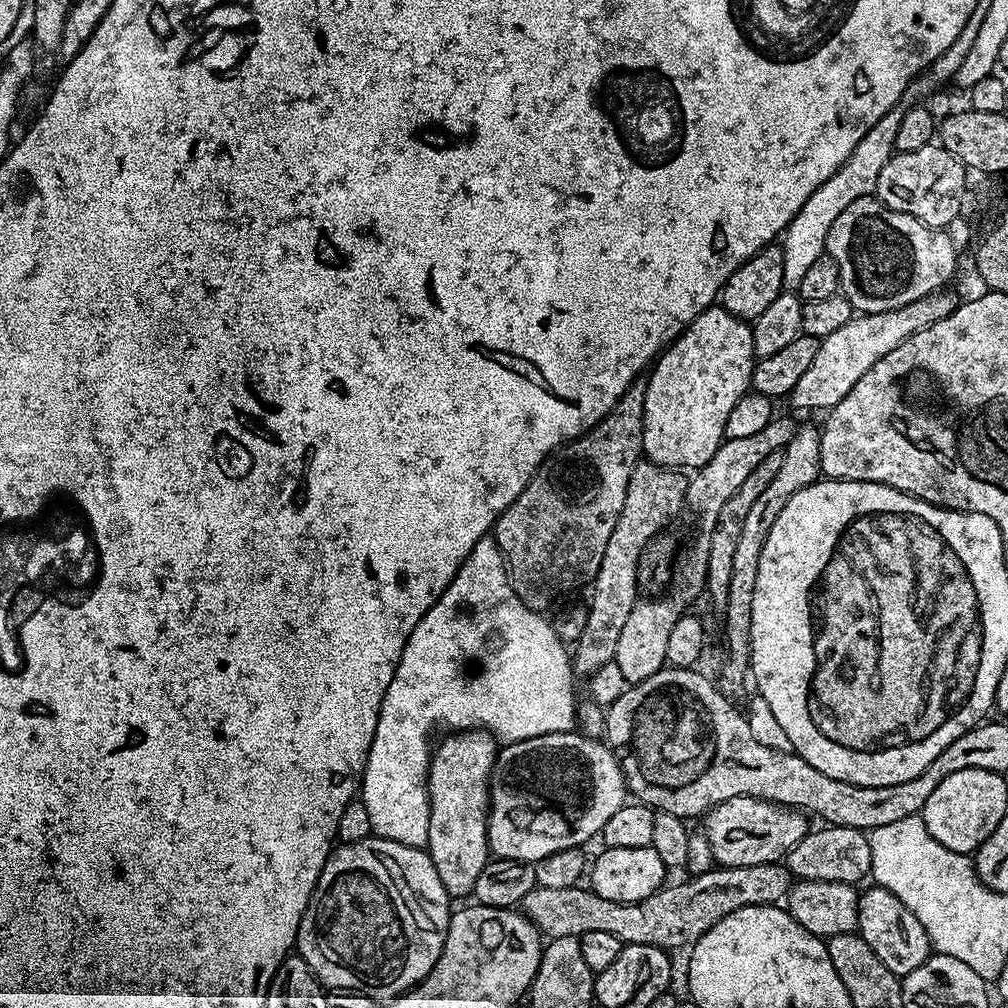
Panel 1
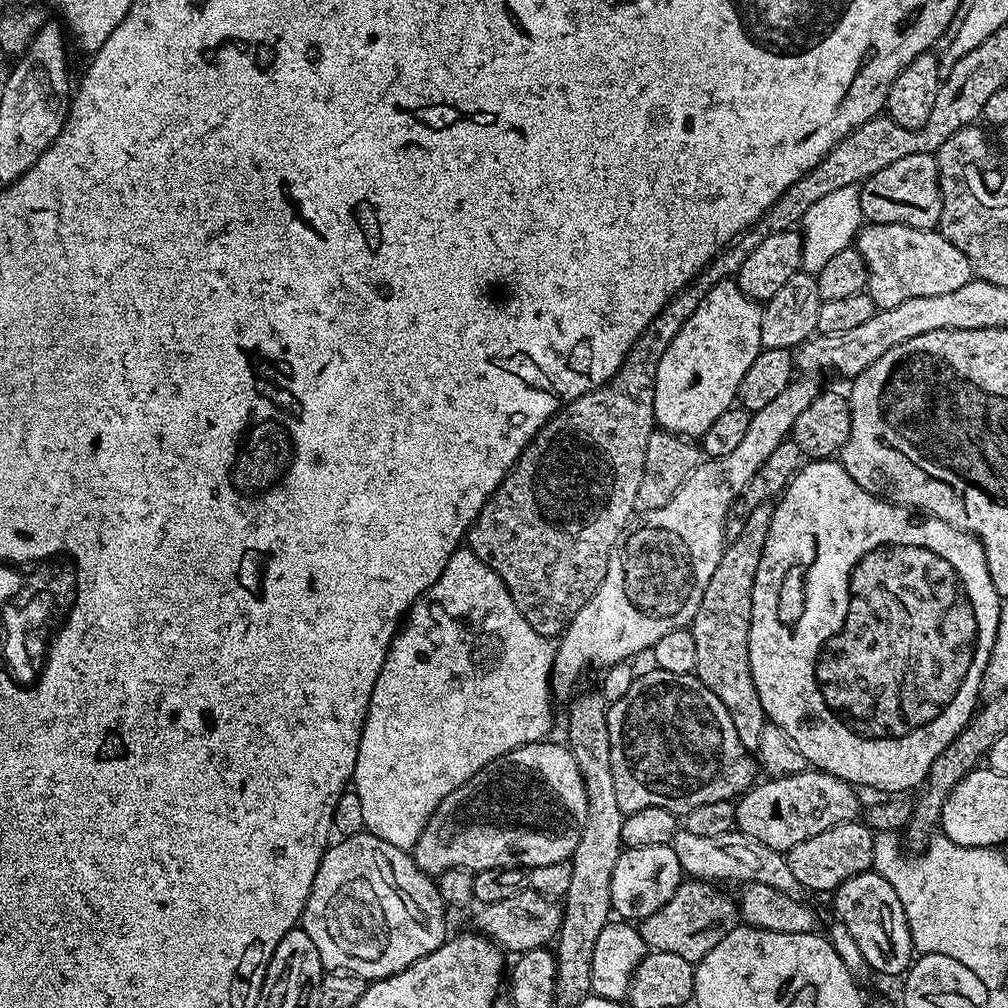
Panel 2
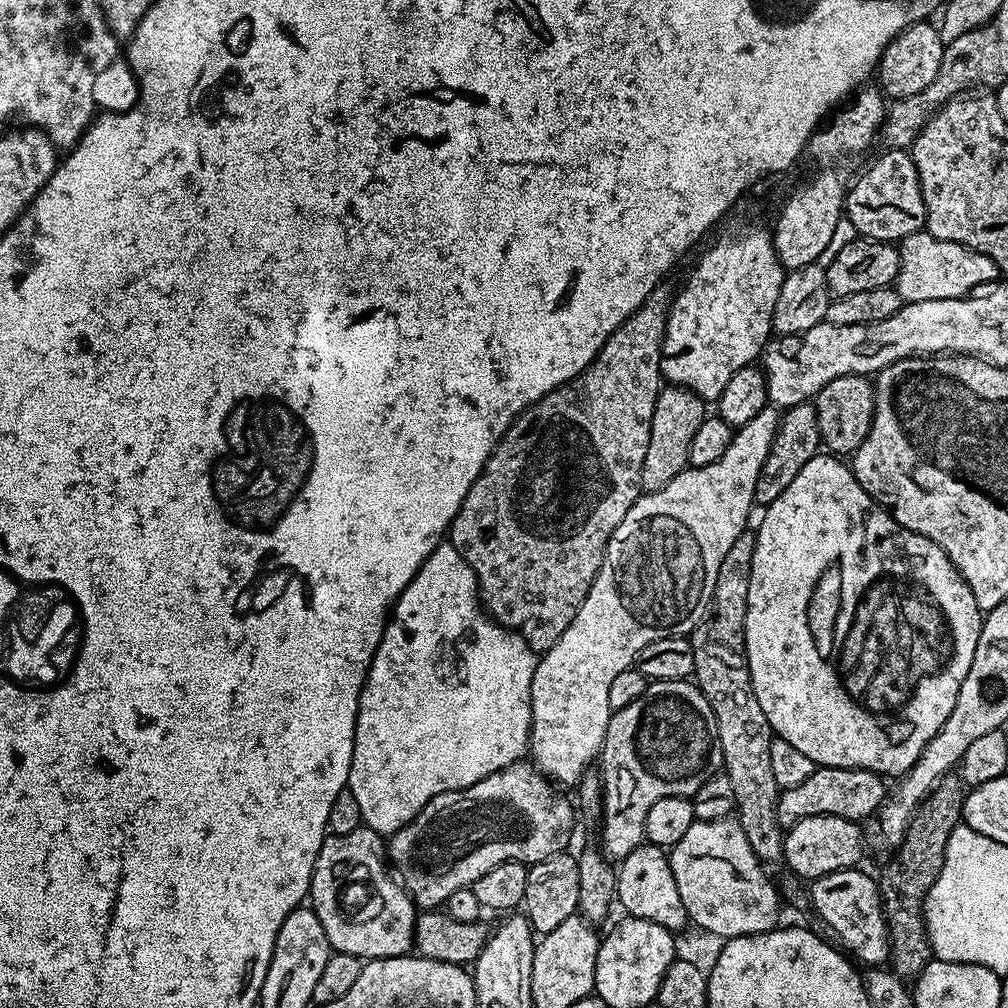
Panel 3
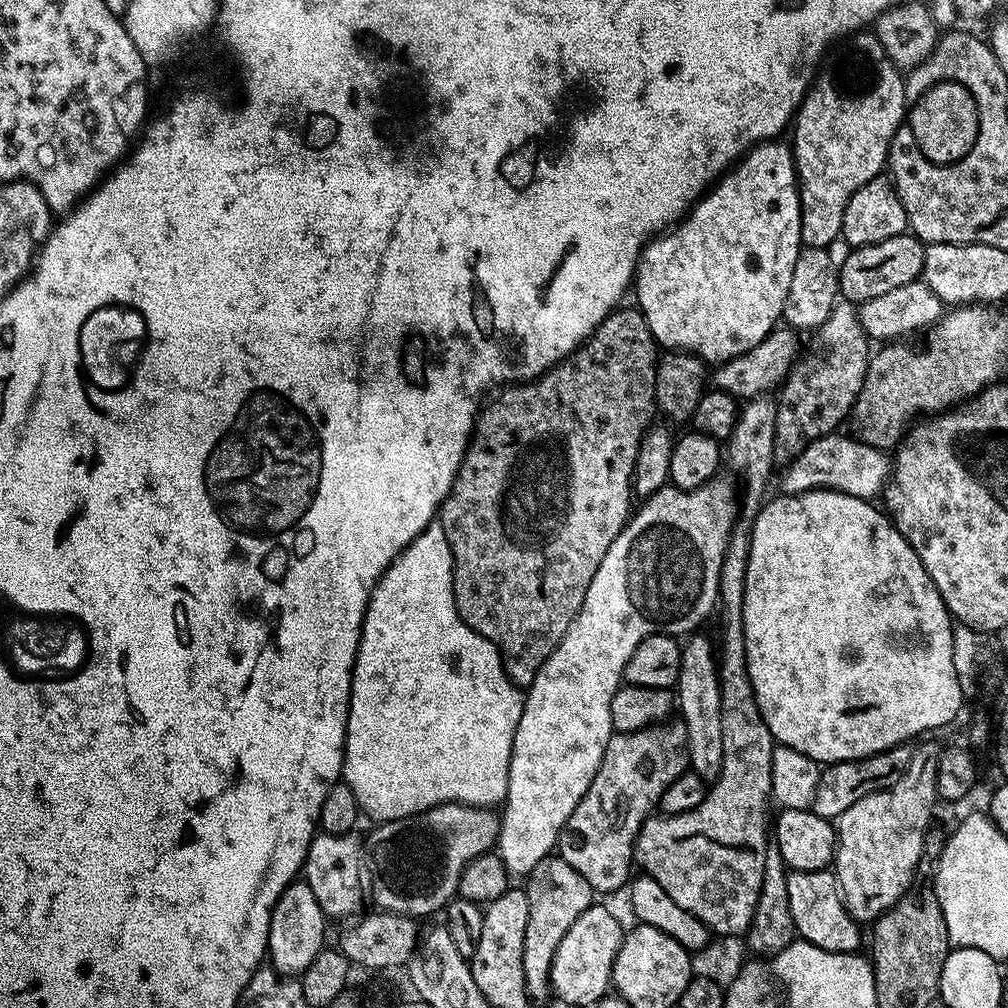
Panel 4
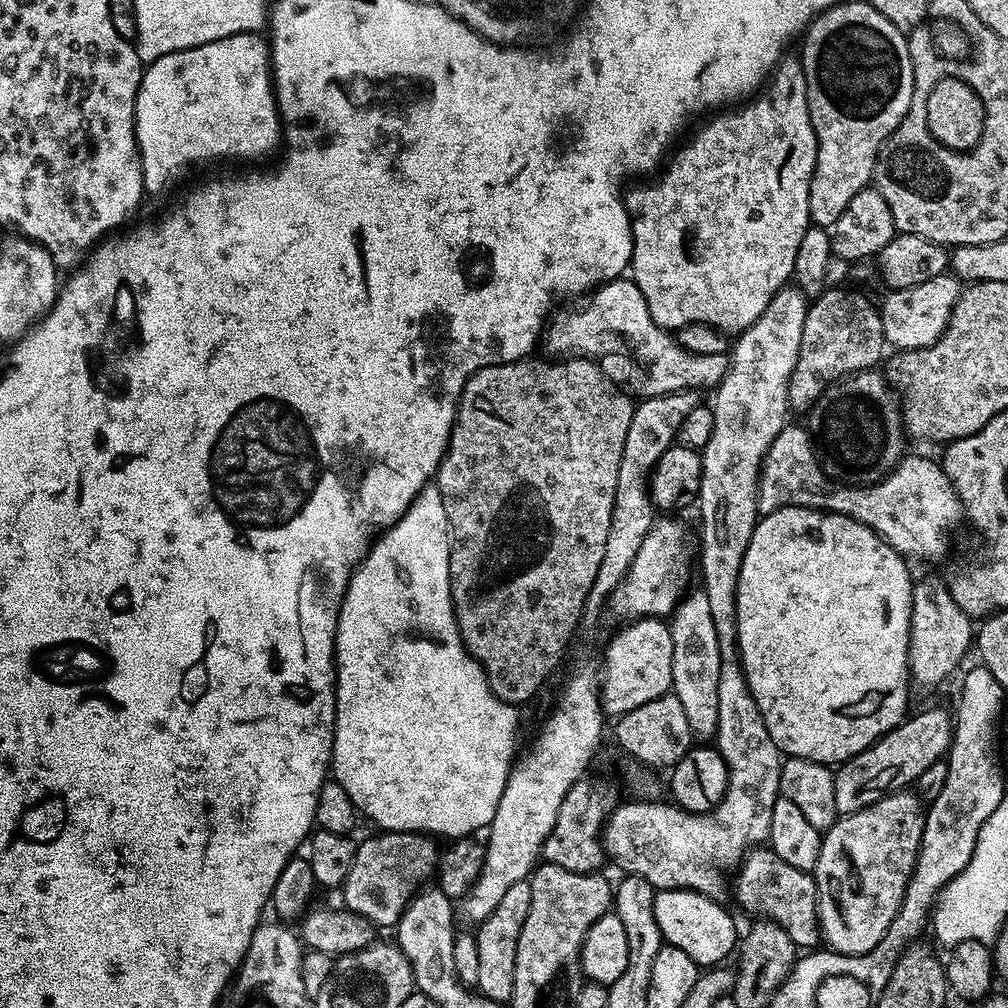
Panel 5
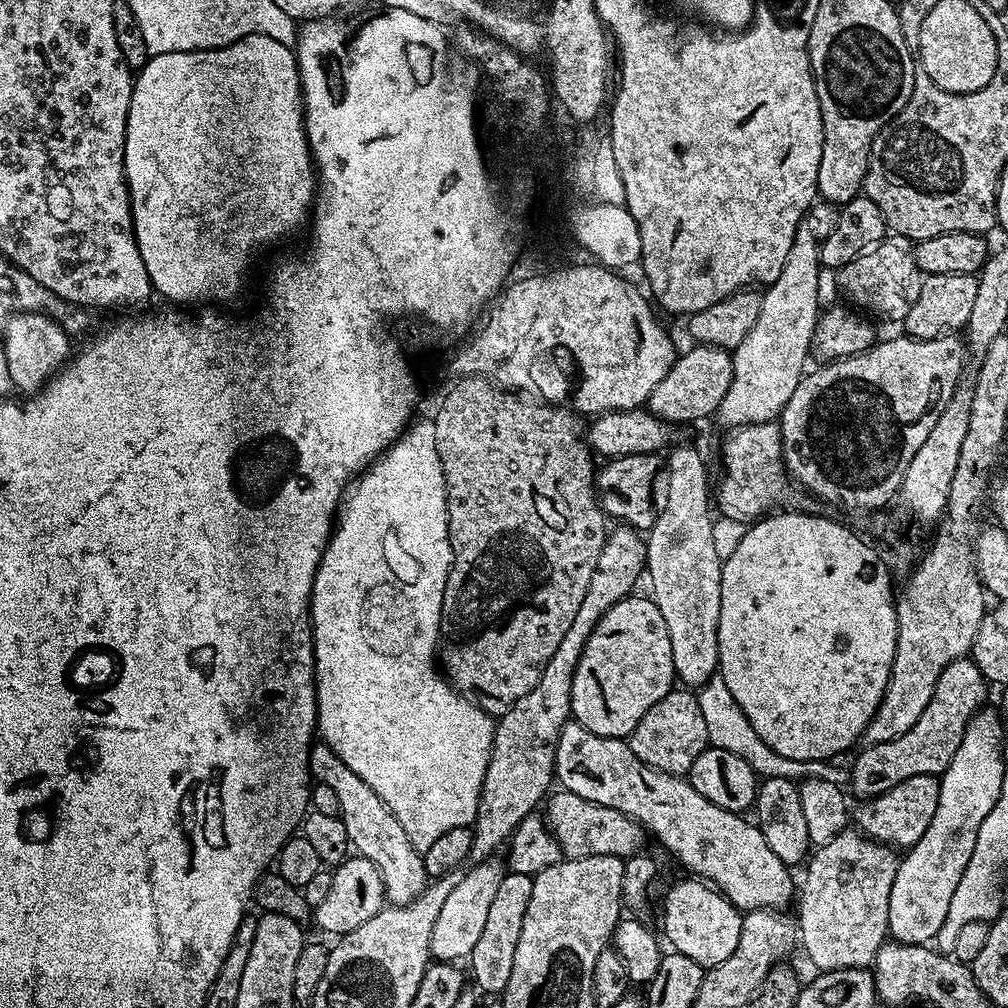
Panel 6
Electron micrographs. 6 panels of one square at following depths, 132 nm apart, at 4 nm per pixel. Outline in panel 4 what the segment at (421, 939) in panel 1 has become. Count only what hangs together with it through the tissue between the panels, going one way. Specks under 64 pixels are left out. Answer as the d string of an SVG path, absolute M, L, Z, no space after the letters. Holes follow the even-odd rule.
M320 832L312 837L302 876L310 890L314 890L314 898L318 898L318 906L322 906L325 917L347 921L361 911L359 908L364 904L364 896L366 900L366 888L360 885L360 860L362 864L362 840L356 834L335 836Z

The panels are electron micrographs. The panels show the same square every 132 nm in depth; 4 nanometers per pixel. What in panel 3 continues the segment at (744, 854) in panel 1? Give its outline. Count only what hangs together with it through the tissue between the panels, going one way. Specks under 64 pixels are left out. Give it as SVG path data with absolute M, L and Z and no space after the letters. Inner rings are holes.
M817 767L816 772L810 774L810 778L806 778L806 782L802 782L802 786L794 786L781 791L780 801L776 803L776 813L780 815L780 823L784 826L791 826L802 818L810 818L811 816L837 816L838 818L864 822L867 816L875 817L879 813L880 805L886 799L884 784L886 784L885 777L865 768Z

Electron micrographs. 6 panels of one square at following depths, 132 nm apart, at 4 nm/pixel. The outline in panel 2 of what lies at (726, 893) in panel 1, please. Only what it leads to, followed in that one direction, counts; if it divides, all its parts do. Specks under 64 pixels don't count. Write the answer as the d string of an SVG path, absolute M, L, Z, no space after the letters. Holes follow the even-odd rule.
M688 878L680 883L678 890L674 890L674 898L670 898L670 902L666 902L666 906L662 906L662 910L654 910L654 914L650 914L650 918L639 921L638 927L644 939L645 949L666 954L678 954L678 958L686 958L693 962L710 954L710 950L714 950L714 946L718 946L718 942L722 942L722 938L726 938L726 934L730 934L730 930L738 927L742 920L737 901L731 900L720 888L723 887L707 880ZM526 886L518 894L510 894L510 898L502 898L502 902L485 904L479 910L475 931L499 944L501 949L512 951L512 954L548 948L555 941L564 917L564 909L555 899L535 892L531 886Z

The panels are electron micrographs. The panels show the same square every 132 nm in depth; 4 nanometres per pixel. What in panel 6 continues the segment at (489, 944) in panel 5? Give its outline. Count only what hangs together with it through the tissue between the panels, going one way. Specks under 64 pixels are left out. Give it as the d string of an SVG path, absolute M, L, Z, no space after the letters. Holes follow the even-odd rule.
M508 872L502 878L502 886L498 886L494 894L494 902L486 917L486 926L470 957L472 976L477 984L475 987L481 993L484 991L502 994L506 990L506 982L510 982L510 970L514 970L514 949L518 946L518 934L522 934L522 922L526 918L531 889L531 876Z

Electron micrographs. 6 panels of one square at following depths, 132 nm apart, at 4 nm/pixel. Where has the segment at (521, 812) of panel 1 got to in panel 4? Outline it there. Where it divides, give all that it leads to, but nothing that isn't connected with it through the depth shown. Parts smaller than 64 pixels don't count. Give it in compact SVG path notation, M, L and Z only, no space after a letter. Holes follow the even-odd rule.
M439 804L433 808L426 809L425 812L419 812L417 816L407 816L406 818L398 818L397 820L383 821L376 829L369 834L368 840L366 836L366 860L372 863L372 888L370 884L370 896L376 899L375 907L386 912L397 912L403 916L411 916L413 918L421 918L420 916L428 916L431 912L439 913L441 909L447 905L448 901L457 895L456 887L462 876L462 870L466 868L468 863L474 858L478 858L483 852L493 851L494 845L500 839L500 816L495 813L492 808L475 808L469 804Z

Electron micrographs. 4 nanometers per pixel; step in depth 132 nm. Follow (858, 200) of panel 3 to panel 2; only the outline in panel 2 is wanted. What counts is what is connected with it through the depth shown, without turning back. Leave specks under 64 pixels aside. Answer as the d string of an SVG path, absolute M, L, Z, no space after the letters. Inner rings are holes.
M909 154L898 162L890 162L886 170L878 170L859 185L862 214L869 224L905 224L915 228L935 229L942 214L940 175L933 154Z

